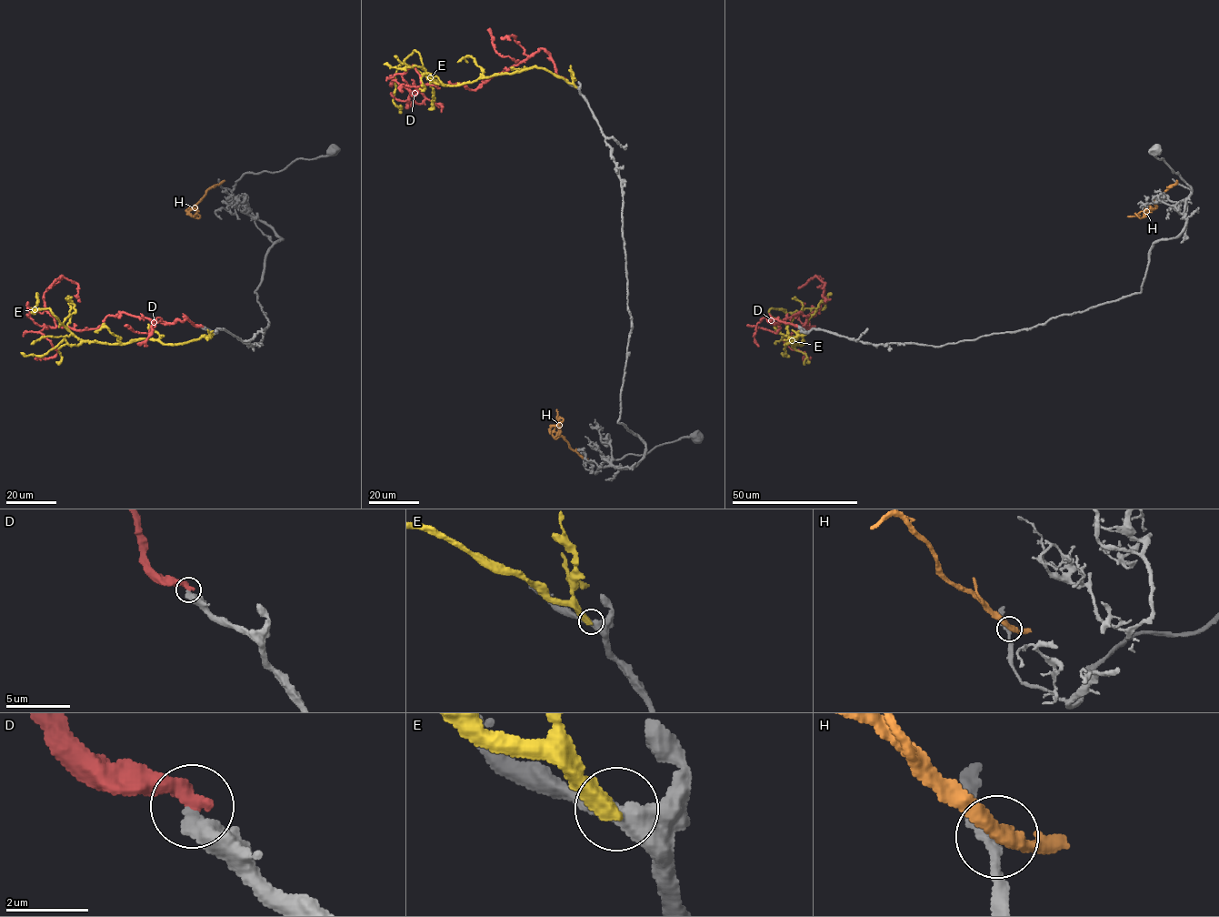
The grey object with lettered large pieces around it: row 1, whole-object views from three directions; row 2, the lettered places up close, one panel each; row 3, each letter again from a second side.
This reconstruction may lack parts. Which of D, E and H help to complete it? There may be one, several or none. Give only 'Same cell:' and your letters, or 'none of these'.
Same cell: none of these

